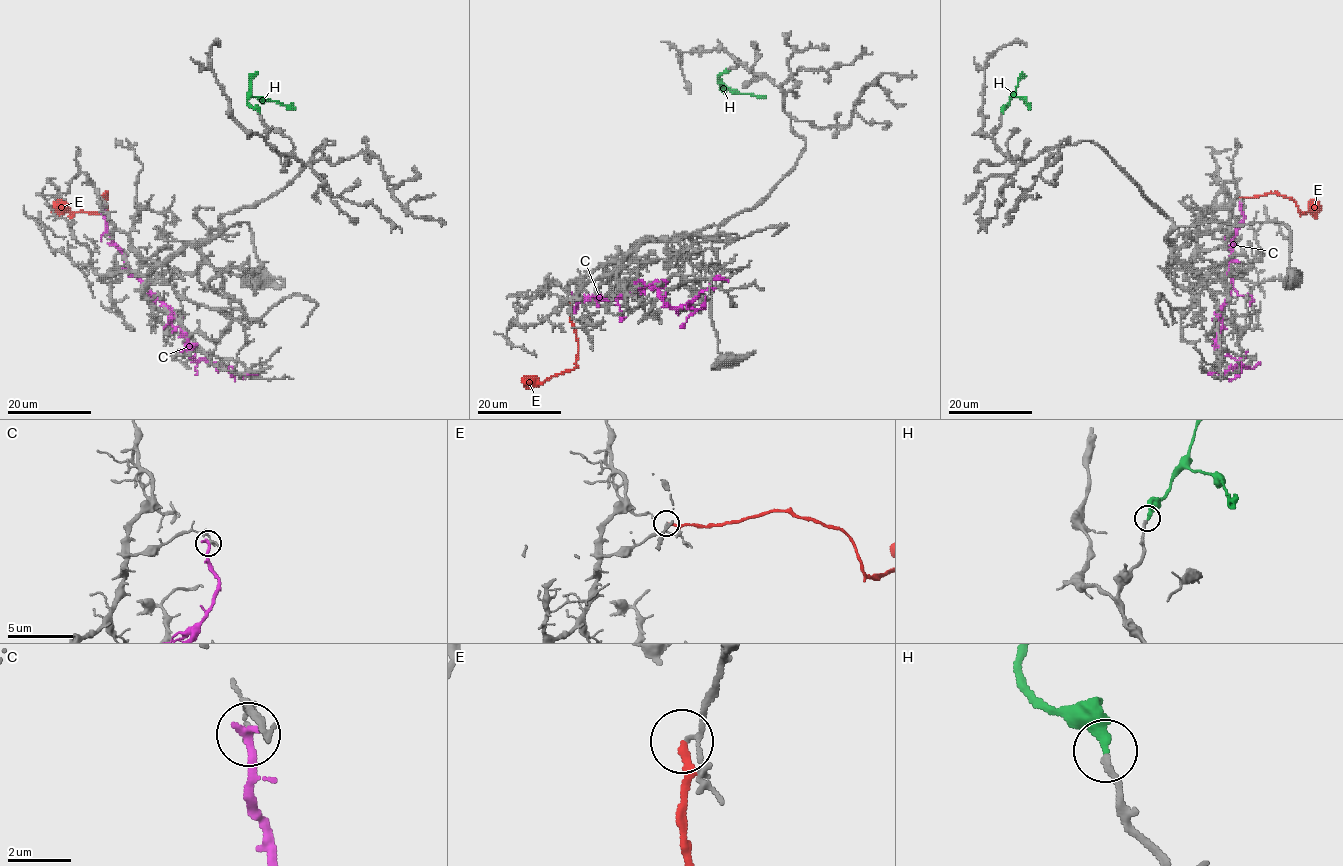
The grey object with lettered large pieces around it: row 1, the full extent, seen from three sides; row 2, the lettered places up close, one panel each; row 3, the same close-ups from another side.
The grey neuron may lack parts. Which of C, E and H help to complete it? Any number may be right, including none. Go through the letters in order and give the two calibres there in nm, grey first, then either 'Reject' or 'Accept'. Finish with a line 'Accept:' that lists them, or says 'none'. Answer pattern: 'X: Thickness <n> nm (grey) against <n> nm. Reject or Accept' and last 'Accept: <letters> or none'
C: Thickness 200 nm (grey) against 320 nm. Reject
E: Thickness 100 nm (grey) against 220 nm. Reject
H: Thickness 180 nm (grey) against 320 nm. Accept
Accept: H

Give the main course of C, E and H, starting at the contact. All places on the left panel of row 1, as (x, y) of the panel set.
C: (101, 203), (107, 232), (125, 266), (172, 311), (187, 339), (187, 353), (232, 373), (258, 372)
E: (99, 196), (107, 192), (106, 210), (101, 213), (50, 207)
H: (259, 112), (248, 99), (253, 96), (295, 109)

